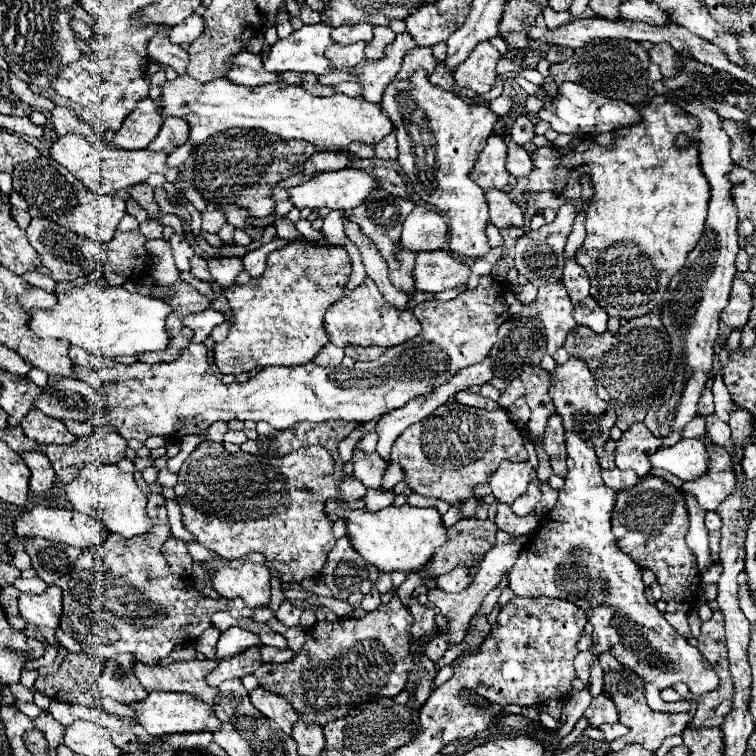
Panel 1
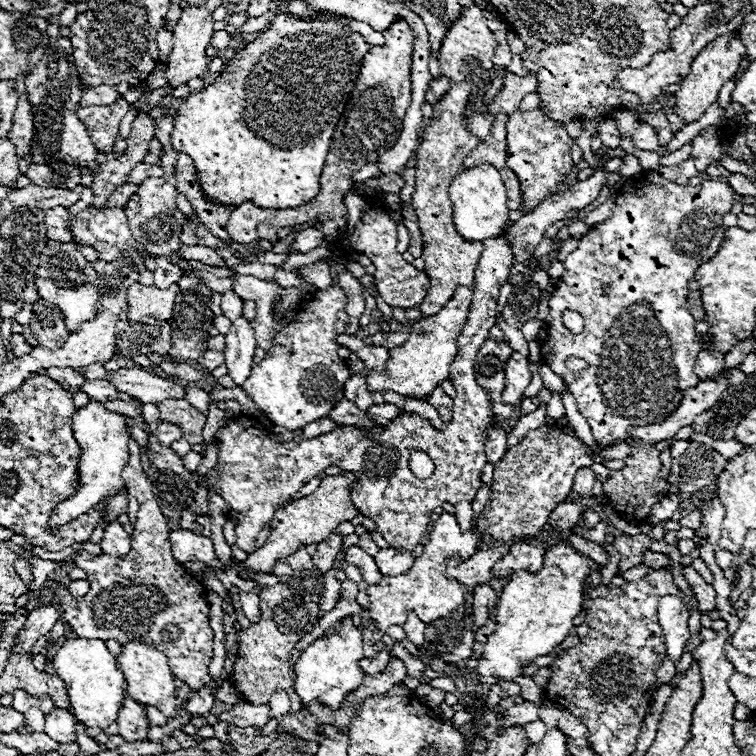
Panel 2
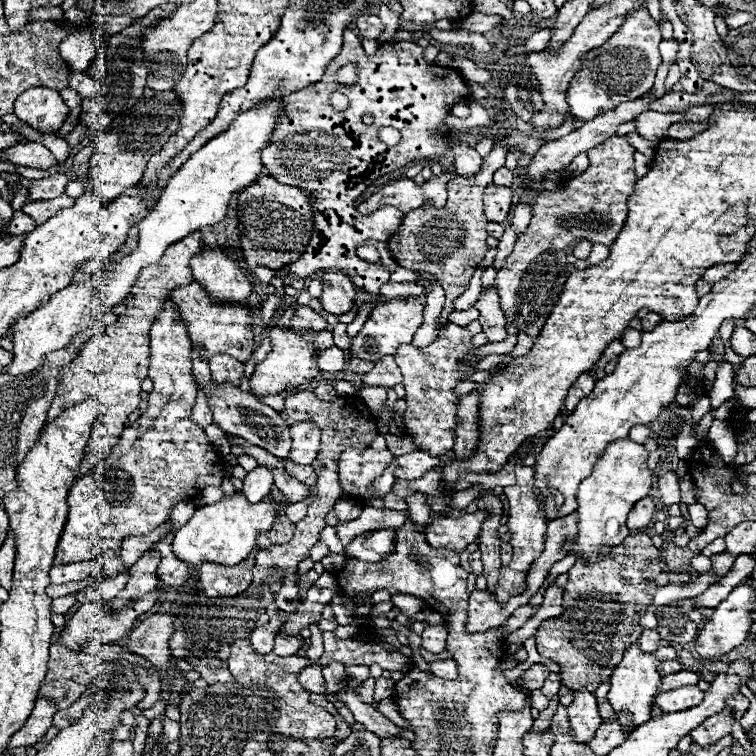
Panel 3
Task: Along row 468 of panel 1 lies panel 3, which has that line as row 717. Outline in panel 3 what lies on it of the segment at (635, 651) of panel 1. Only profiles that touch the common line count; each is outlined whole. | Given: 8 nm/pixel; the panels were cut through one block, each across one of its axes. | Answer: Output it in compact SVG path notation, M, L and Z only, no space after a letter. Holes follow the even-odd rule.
M586 688L576 690L574 700L568 706L568 718L570 718L572 734L578 740L592 740L598 730L598 724L602 724L602 718L596 706L596 696Z

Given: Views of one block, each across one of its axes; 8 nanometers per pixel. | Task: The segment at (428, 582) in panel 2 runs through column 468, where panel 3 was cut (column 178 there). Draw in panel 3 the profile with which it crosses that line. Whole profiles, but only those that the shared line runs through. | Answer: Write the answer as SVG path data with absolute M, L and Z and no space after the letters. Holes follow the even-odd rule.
M234 492L232 496L224 496L220 502L196 510L188 524L184 524L174 534L172 550L180 560L188 562L196 570L202 566L202 562L234 566L250 556L250 552L256 548L256 536L266 532L274 524L278 512L280 502L274 502L270 496L256 504L250 504L242 492Z

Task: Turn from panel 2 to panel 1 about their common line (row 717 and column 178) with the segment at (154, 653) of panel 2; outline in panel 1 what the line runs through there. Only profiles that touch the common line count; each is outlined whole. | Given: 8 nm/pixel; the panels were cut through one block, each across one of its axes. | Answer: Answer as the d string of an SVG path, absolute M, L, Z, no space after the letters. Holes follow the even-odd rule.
M68 134L68 136L60 136L52 148L50 148L52 158L70 168L70 172L92 192L98 194L110 194L116 192L120 188L138 184L138 182L146 182L146 178L154 172L160 172L166 176L168 182L174 182L180 176L180 168L170 168L166 166L166 158L168 152L160 150L160 152L152 152L152 150L120 150L114 146L104 146L100 144L90 144L84 136L80 134Z

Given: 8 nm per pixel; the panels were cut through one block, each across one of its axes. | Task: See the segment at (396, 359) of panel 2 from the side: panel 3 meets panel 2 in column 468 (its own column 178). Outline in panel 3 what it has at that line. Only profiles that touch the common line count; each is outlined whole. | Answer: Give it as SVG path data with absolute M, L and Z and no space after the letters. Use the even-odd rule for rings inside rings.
M198 282L174 288L172 300L190 332L190 340L194 344L202 344L208 358L216 354L230 354L242 362L250 358L254 346L254 312L246 302L214 302Z

